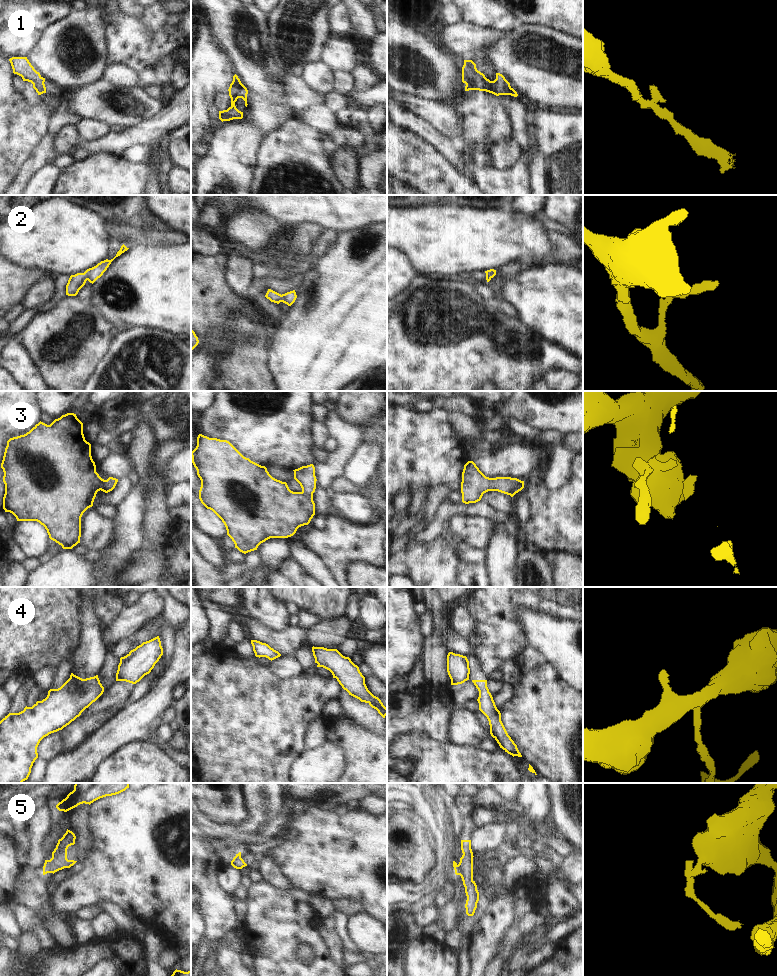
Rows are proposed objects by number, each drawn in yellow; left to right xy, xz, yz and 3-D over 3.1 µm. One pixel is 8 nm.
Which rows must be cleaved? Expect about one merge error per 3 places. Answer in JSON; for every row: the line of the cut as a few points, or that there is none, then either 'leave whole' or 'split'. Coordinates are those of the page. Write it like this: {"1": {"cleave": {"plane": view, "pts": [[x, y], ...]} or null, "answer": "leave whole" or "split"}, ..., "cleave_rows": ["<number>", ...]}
{"1": {"cleave": null, "answer": "leave whole"}, "2": {"cleave": null, "answer": "leave whole"}, "3": {"cleave": null, "answer": "leave whole"}, "4": {"cleave": {"plane": "yz", "pts": [[465, 657], [468, 665]]}, "answer": "split"}, "5": {"cleave": {"plane": "yz", "pts": [[458, 865], [456, 874]]}, "answer": "split"}, "cleave_rows": ["4", "5"]}

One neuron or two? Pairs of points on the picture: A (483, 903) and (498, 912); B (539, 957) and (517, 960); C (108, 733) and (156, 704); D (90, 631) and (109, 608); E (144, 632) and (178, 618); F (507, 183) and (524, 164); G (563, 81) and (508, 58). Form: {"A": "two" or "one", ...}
{"A": "two", "B": "two", "C": "one", "D": "two", "E": "one", "F": "one", "G": "one"}

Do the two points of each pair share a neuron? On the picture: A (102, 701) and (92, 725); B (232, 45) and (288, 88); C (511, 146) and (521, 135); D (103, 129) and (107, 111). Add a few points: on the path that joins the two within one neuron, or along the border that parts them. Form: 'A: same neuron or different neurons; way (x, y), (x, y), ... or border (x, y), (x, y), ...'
A: different neurons; border (116, 705), (106, 710), (80, 716)
B: same neuron; way (246, 58), (274, 85)
C: different neurons; border (512, 134), (518, 143), (521, 154)
D: different neurons; border (82, 118), (101, 120), (109, 126)

